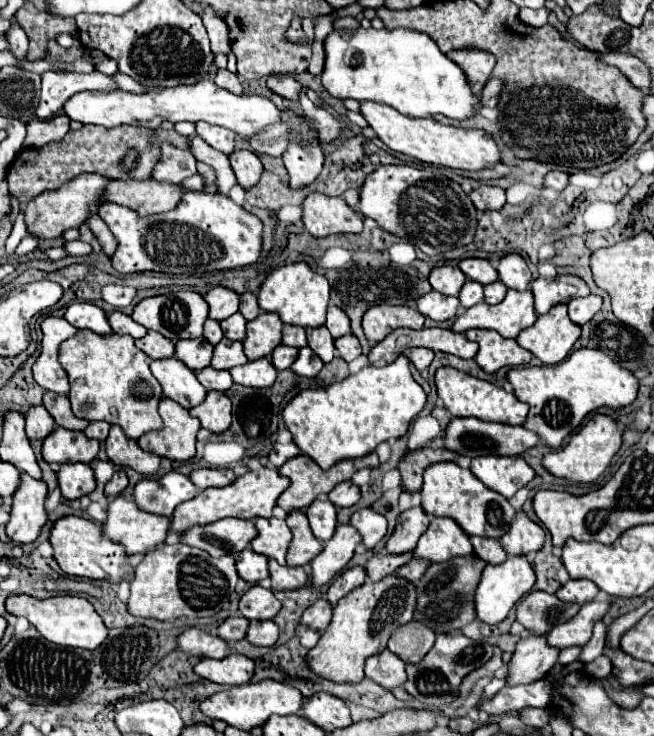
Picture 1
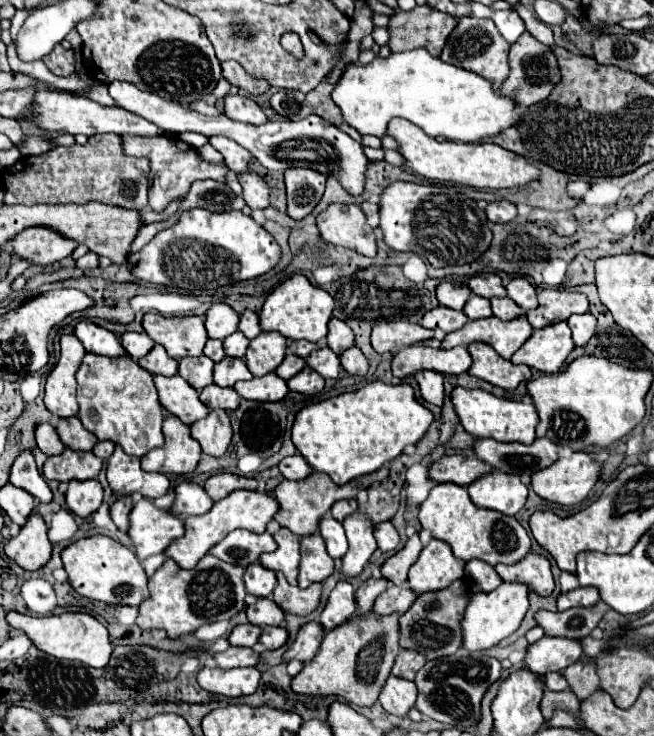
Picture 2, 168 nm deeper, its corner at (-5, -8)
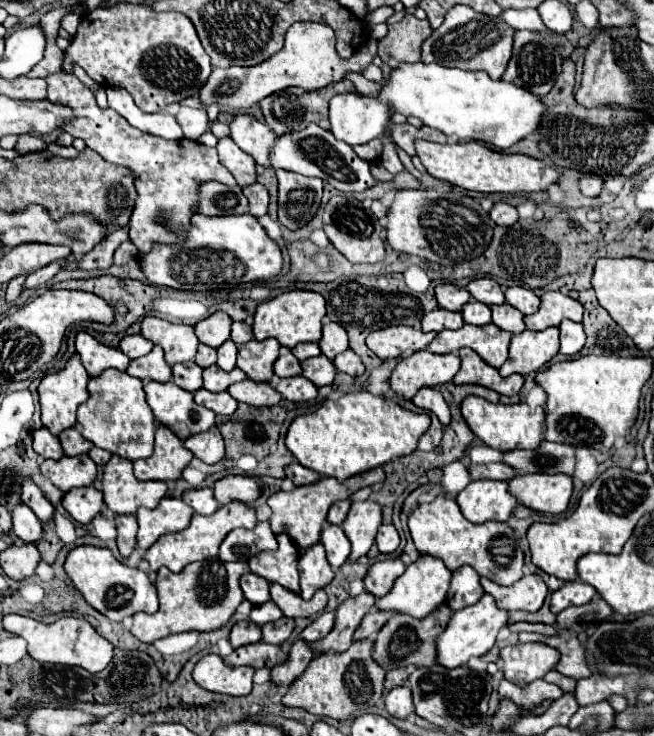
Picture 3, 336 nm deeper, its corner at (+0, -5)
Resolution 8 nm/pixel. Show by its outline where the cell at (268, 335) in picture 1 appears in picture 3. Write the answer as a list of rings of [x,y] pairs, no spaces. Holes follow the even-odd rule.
[[[273,337],[265,341],[251,339],[245,345],[239,345],[237,367],[253,381],[271,381],[273,363],[279,357],[279,347],[279,341]]]

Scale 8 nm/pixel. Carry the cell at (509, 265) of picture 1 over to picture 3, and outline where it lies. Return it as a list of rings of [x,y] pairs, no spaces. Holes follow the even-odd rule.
[[[509,287],[505,291],[505,301],[513,307],[517,307],[523,315],[531,315],[539,309],[539,297],[533,293],[533,289],[527,289],[527,287]]]

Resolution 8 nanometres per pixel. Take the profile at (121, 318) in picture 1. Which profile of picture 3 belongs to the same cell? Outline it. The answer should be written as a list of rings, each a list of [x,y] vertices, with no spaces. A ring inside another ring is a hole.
[[[127,335],[127,337],[123,337],[121,343],[119,343],[119,349],[121,349],[127,357],[131,357],[131,359],[143,357],[145,353],[151,351],[151,347],[153,347],[153,343],[149,343],[149,341],[147,341],[145,337],[141,337],[141,335]]]

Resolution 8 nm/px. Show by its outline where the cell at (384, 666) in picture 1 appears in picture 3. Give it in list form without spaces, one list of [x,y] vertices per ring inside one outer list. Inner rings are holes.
[[[405,685],[391,689],[385,697],[385,709],[393,717],[399,717],[399,719],[409,717],[415,711],[413,701],[411,701],[411,689]]]

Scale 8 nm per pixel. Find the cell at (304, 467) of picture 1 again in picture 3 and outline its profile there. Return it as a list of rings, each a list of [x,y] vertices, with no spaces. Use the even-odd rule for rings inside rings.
[[[375,467],[373,471],[365,471],[361,475],[353,475],[353,479],[345,479],[345,481],[337,481],[337,479],[319,479],[315,483],[309,483],[309,485],[301,485],[301,487],[295,487],[293,491],[277,491],[273,493],[269,499],[267,499],[267,505],[271,507],[271,529],[273,533],[287,533],[293,543],[297,543],[299,549],[307,549],[311,547],[313,543],[319,541],[319,535],[321,535],[321,525],[327,517],[327,511],[329,507],[335,503],[335,501],[341,501],[341,499],[349,499],[357,489],[361,487],[369,487],[377,481],[383,481],[385,479],[385,473],[381,467]]]

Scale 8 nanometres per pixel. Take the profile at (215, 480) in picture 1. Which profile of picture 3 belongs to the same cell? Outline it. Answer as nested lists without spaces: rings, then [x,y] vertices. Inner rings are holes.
[[[227,475],[219,479],[215,485],[215,499],[225,505],[231,499],[253,503],[261,495],[261,479],[259,477],[247,477],[247,475]]]

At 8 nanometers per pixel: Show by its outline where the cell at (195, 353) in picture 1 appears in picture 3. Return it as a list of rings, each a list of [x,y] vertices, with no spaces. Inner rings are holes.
[[[195,361],[173,365],[173,381],[175,381],[175,385],[179,385],[185,391],[191,391],[191,393],[201,389],[201,385],[203,385],[201,373],[203,373],[203,369]]]

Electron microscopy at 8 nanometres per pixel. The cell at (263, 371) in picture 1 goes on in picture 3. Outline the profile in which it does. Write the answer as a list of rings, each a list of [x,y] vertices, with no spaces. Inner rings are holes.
[[[245,379],[245,381],[233,383],[227,391],[237,401],[253,405],[253,407],[271,407],[271,405],[277,405],[281,401],[281,393],[275,391],[275,387],[271,383],[265,383],[265,381],[257,383],[257,381]]]

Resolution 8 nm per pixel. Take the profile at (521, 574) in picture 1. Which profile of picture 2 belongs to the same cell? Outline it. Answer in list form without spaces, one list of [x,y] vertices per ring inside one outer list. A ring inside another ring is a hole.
[[[500,584],[490,594],[474,594],[466,606],[462,618],[462,648],[466,652],[488,650],[500,640],[518,630],[524,614],[528,610],[528,588],[524,584]]]

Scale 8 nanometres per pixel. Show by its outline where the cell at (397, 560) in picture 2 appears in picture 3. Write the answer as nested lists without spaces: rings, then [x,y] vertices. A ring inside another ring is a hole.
[[[391,557],[385,561],[377,561],[369,567],[369,573],[365,577],[365,589],[369,593],[373,593],[375,597],[383,597],[391,591],[395,579],[399,575],[403,575],[405,571],[405,563],[401,557]]]

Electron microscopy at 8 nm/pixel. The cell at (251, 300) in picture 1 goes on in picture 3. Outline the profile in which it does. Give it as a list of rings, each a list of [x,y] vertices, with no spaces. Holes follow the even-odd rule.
[[[233,321],[233,325],[231,325],[231,339],[237,345],[243,345],[243,343],[253,339],[253,331],[251,331],[251,327],[245,321]]]

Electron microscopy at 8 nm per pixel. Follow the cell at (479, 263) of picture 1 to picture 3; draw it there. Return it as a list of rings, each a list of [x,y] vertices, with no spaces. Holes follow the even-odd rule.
[[[491,277],[473,279],[473,281],[469,281],[467,289],[469,289],[469,293],[471,293],[477,301],[481,301],[481,303],[485,303],[485,305],[501,305],[501,303],[505,301],[499,283],[497,283],[495,279],[491,279]]]

